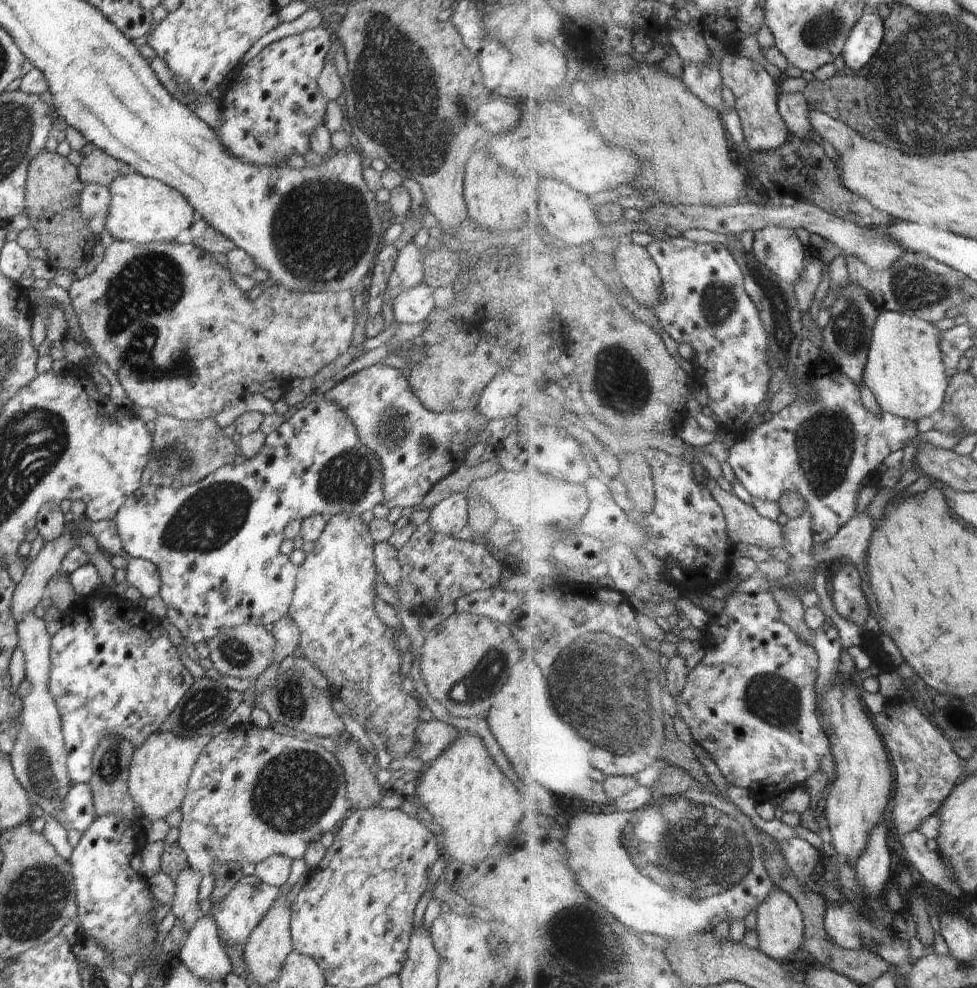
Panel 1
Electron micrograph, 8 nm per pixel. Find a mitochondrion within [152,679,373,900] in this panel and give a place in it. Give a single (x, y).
(293, 791)

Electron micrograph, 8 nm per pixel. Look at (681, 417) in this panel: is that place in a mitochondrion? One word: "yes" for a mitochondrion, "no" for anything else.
no

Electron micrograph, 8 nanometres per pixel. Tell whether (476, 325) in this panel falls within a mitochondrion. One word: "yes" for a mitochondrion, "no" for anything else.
no

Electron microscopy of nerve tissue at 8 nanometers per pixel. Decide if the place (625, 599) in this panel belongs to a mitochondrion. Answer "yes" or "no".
no

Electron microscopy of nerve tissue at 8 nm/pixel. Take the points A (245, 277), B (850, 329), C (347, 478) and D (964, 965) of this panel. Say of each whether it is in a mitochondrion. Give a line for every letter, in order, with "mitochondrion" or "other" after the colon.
A: other
B: mitochondrion
C: mitochondrion
D: other

